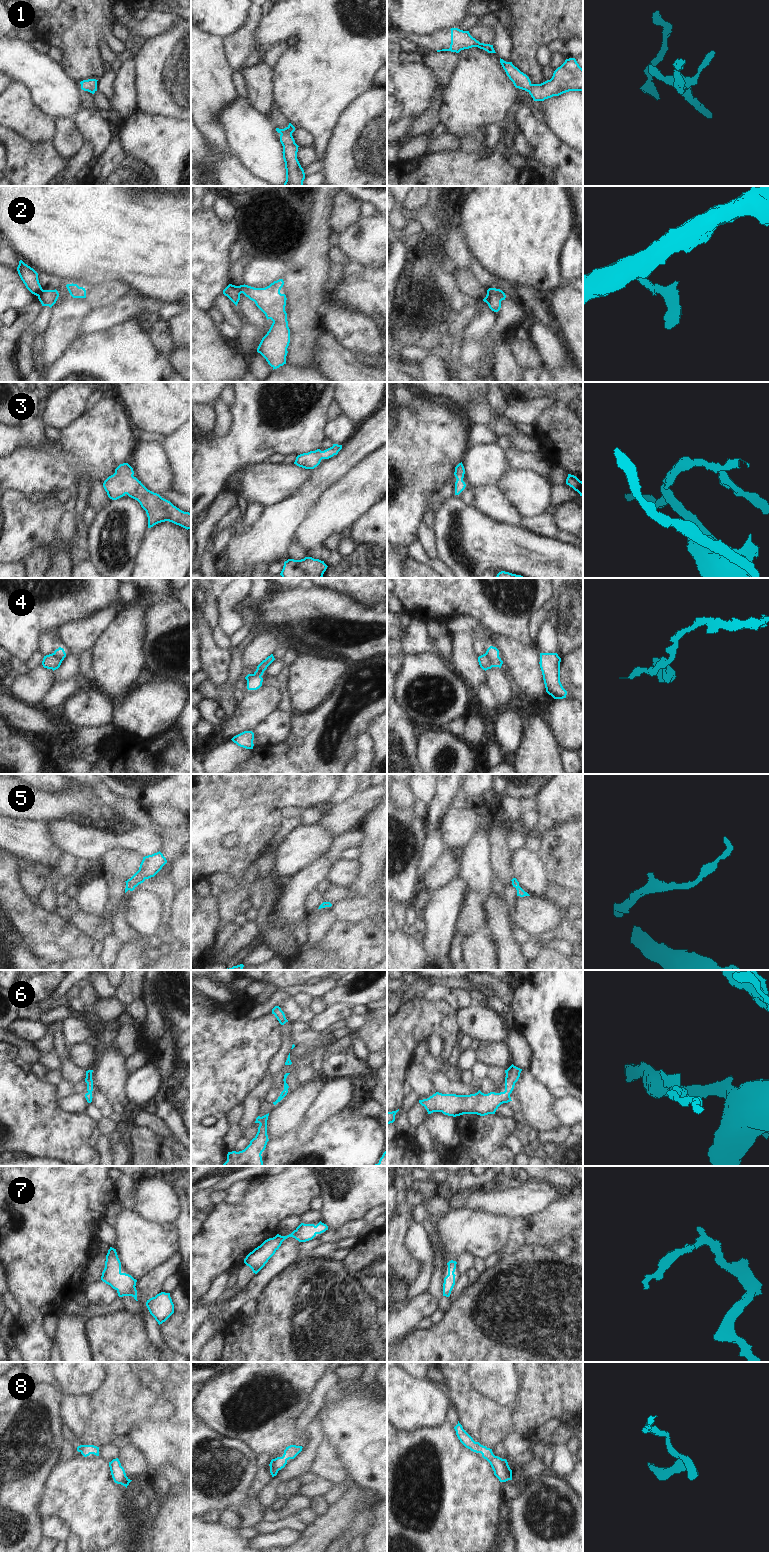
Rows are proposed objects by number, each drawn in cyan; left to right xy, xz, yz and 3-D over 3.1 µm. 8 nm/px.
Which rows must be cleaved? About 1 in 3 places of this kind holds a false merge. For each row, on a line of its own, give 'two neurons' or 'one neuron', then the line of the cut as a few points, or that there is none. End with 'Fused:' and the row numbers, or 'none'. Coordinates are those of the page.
1: one neuron; no cut
2: two neurons; cut in yz along (487, 290), (496, 293), (501, 300)
3: one neuron; no cut
4: two neurons; cut in xz along (260, 676), (251, 676), (247, 680)
5: one neuron; no cut
6: one neuron; no cut
7: one neuron; no cut
8: one neuron; no cut
Fused: 2, 4

